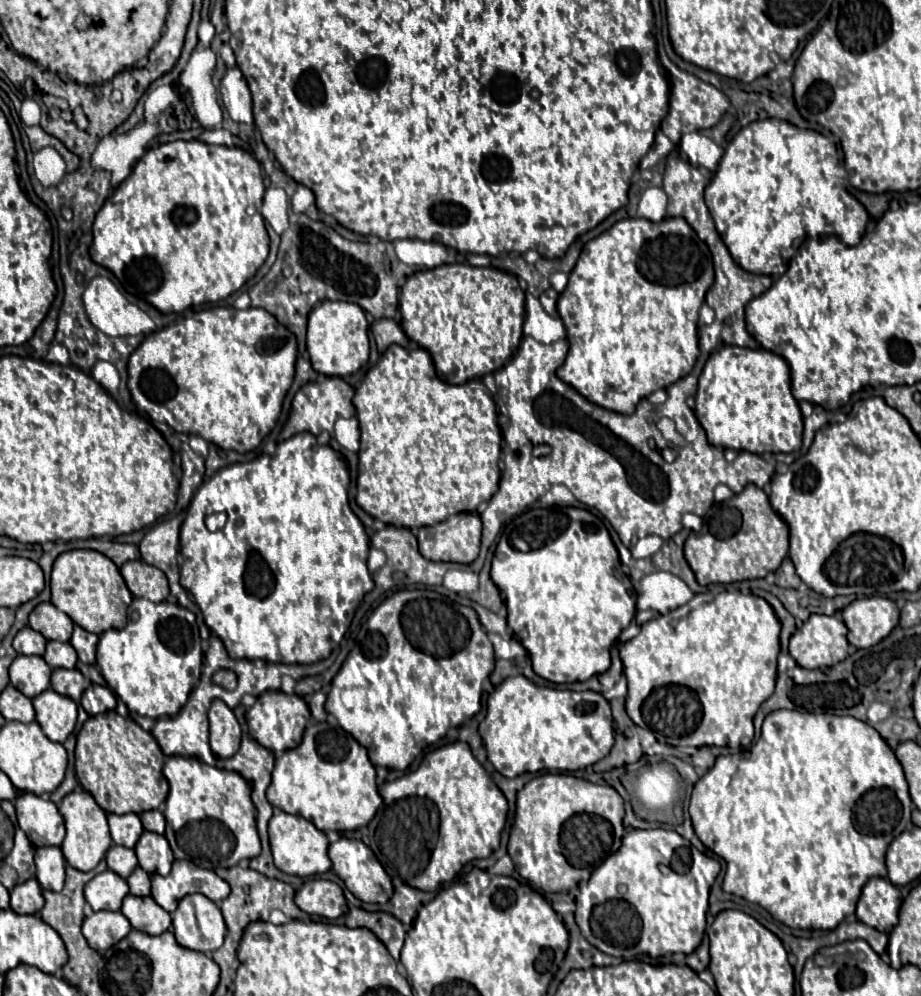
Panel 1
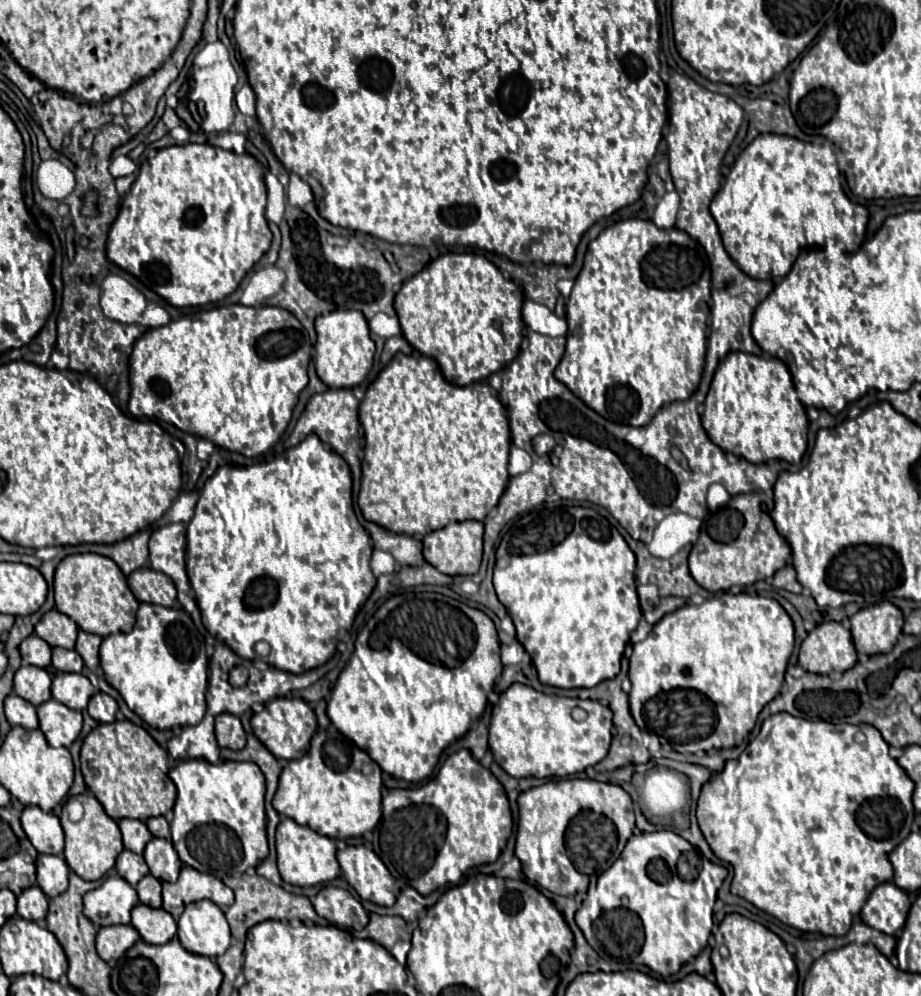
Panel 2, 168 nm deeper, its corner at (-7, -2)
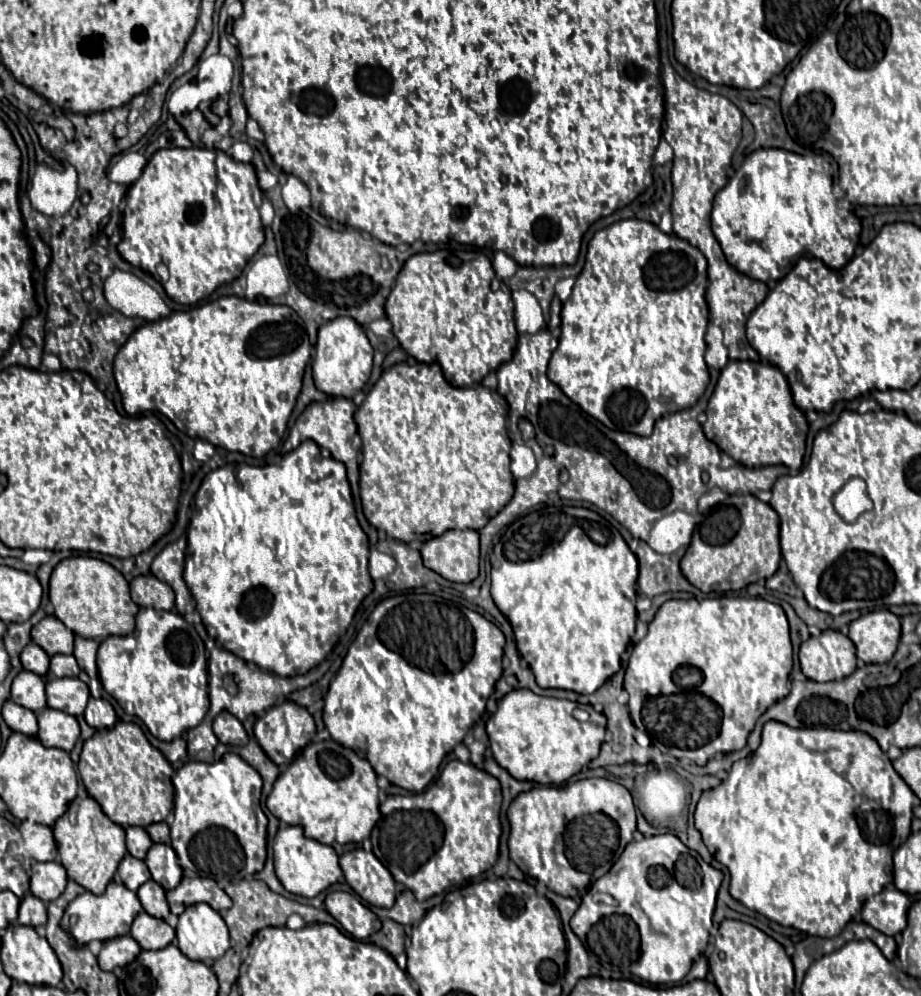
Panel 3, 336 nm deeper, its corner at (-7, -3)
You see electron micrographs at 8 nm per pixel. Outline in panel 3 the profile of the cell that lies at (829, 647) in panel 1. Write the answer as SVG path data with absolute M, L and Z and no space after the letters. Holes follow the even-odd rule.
M825 630L819 638L809 638L801 644L799 664L809 680L843 680L857 668L855 646L841 632Z

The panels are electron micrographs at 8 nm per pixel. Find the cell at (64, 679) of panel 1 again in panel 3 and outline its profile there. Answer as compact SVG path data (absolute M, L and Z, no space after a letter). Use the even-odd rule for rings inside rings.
M49 678L45 694L49 708L63 710L71 716L81 716L89 700L89 688L79 678Z

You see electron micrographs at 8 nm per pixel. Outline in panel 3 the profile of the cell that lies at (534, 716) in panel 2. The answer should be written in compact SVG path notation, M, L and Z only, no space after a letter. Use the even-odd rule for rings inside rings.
M513 690L505 698L499 700L497 712L487 722L487 734L493 750L493 758L503 766L513 778L517 780L533 780L539 784L561 784L569 780L573 774L577 774L585 764L589 764L601 748L603 736L605 736L605 716L595 712L593 707L585 706L590 715L589 722L577 722L571 712L579 703L559 698L547 698L537 696L531 690Z

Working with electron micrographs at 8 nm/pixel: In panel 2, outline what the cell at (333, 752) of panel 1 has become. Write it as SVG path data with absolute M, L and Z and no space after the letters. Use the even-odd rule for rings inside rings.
M319 731L311 739L309 753L285 765L273 807L319 835L331 839L361 837L381 819L381 769L347 737Z

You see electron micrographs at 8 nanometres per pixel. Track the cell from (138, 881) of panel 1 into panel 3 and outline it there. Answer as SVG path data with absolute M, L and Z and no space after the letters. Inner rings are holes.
M147 880L139 890L137 890L137 896L143 904L143 910L153 916L153 918L161 918L161 920L167 920L169 918L169 904L165 900L165 890L155 884L155 880Z

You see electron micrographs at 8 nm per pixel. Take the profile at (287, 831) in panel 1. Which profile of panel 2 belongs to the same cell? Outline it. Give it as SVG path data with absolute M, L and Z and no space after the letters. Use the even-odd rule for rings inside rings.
M283 817L277 825L277 865L283 879L291 885L311 887L317 883L331 881L339 875L339 863L335 859L335 841L319 835L317 831L309 829L307 825L299 825L297 821Z

